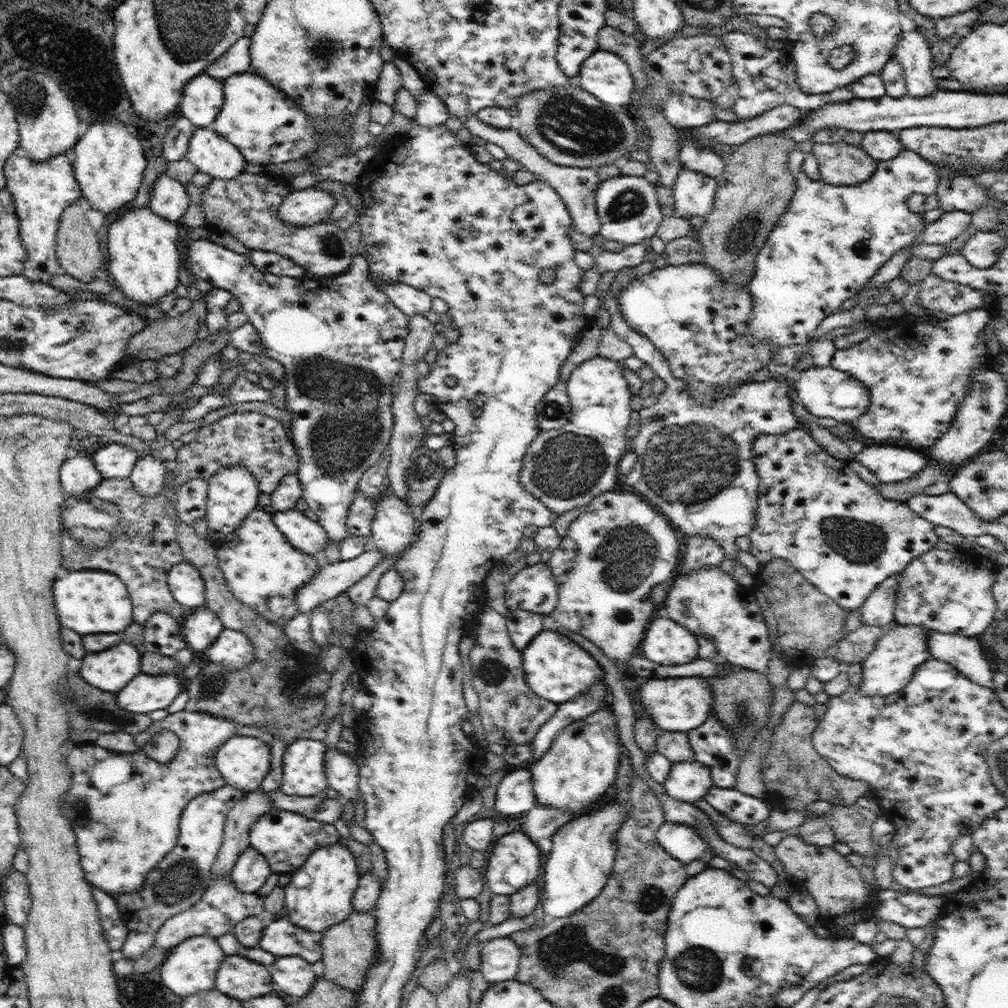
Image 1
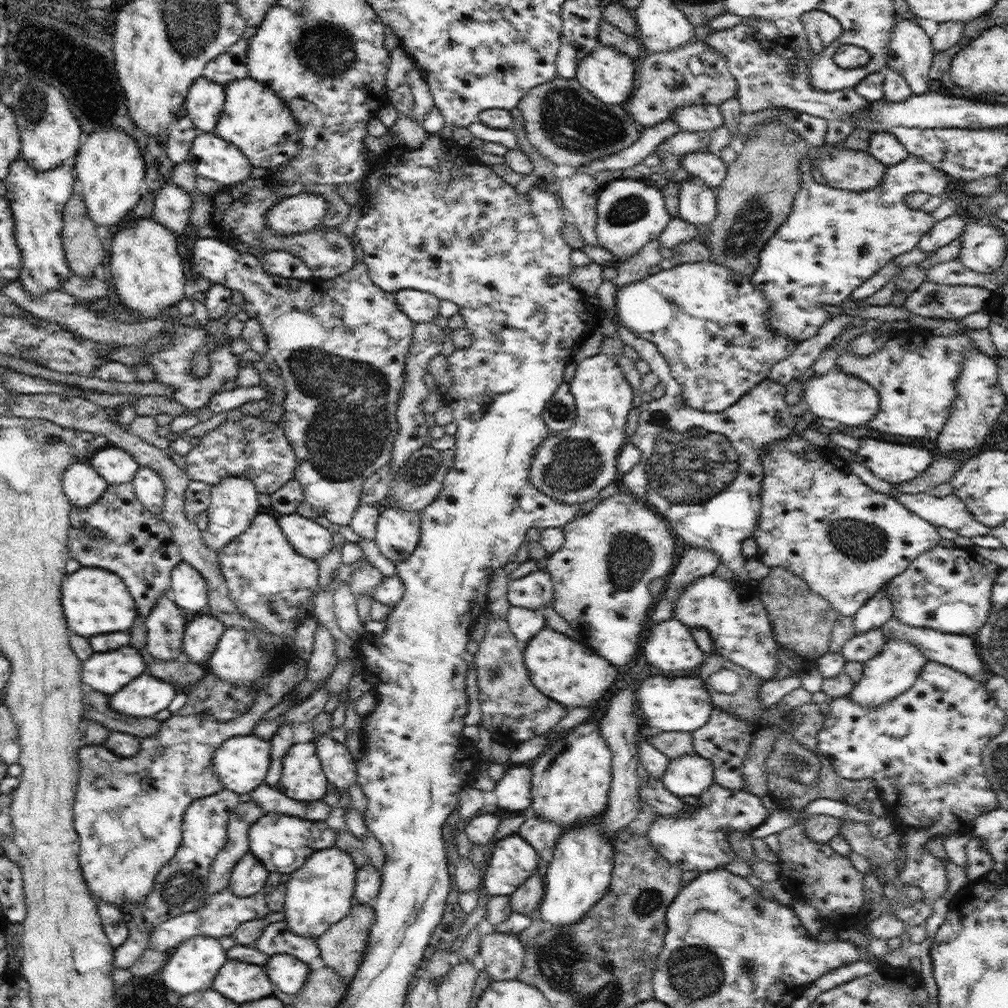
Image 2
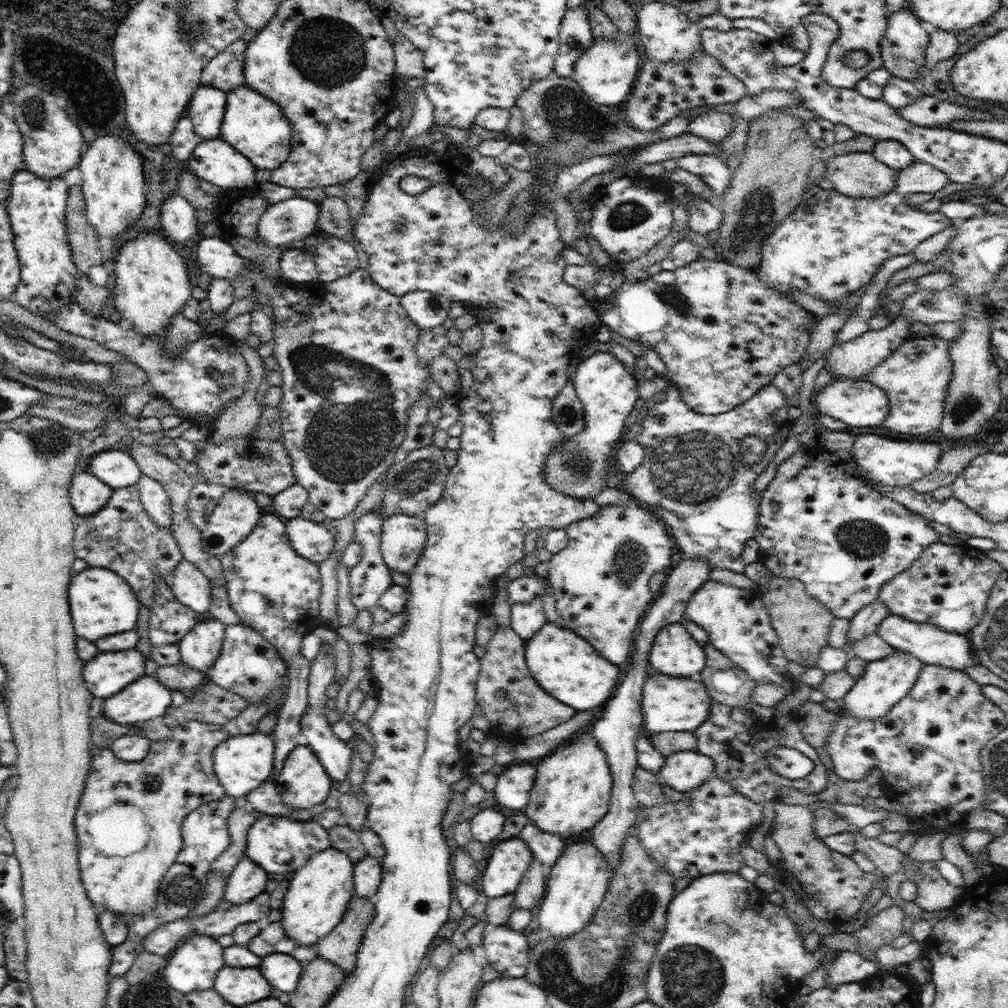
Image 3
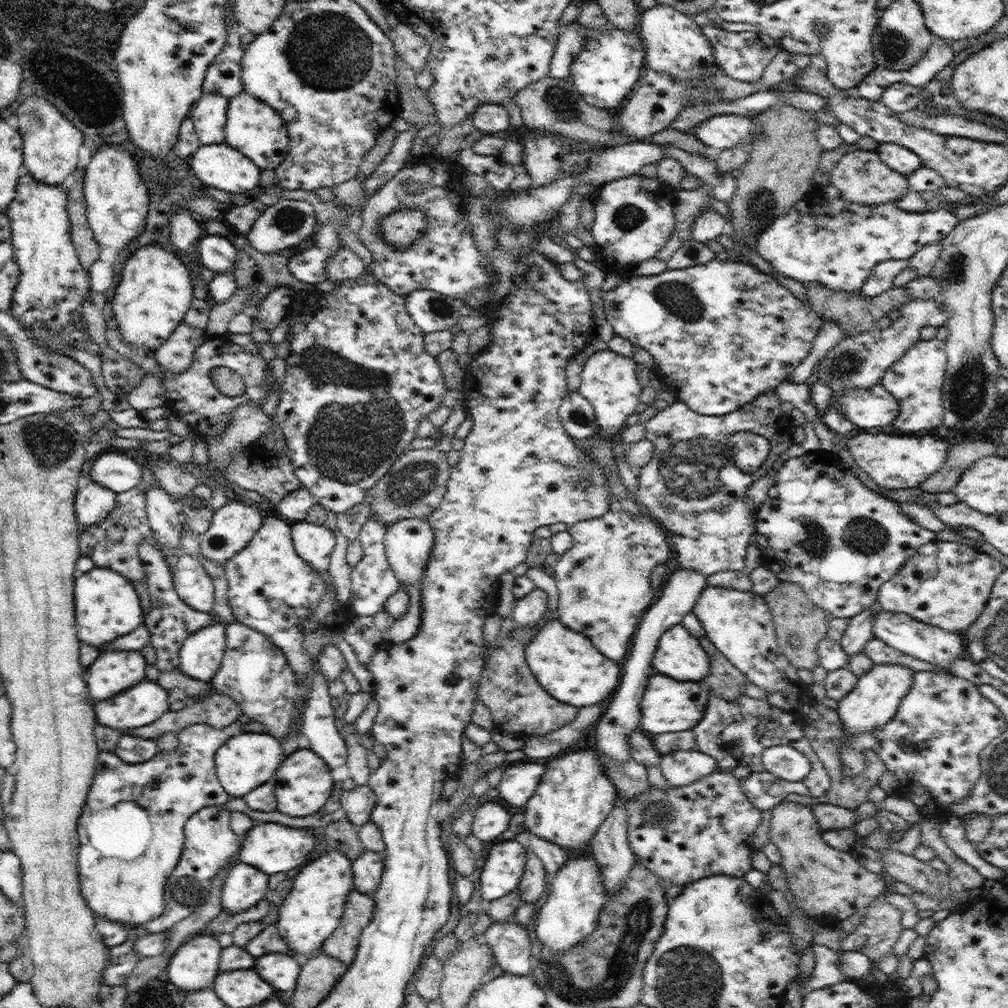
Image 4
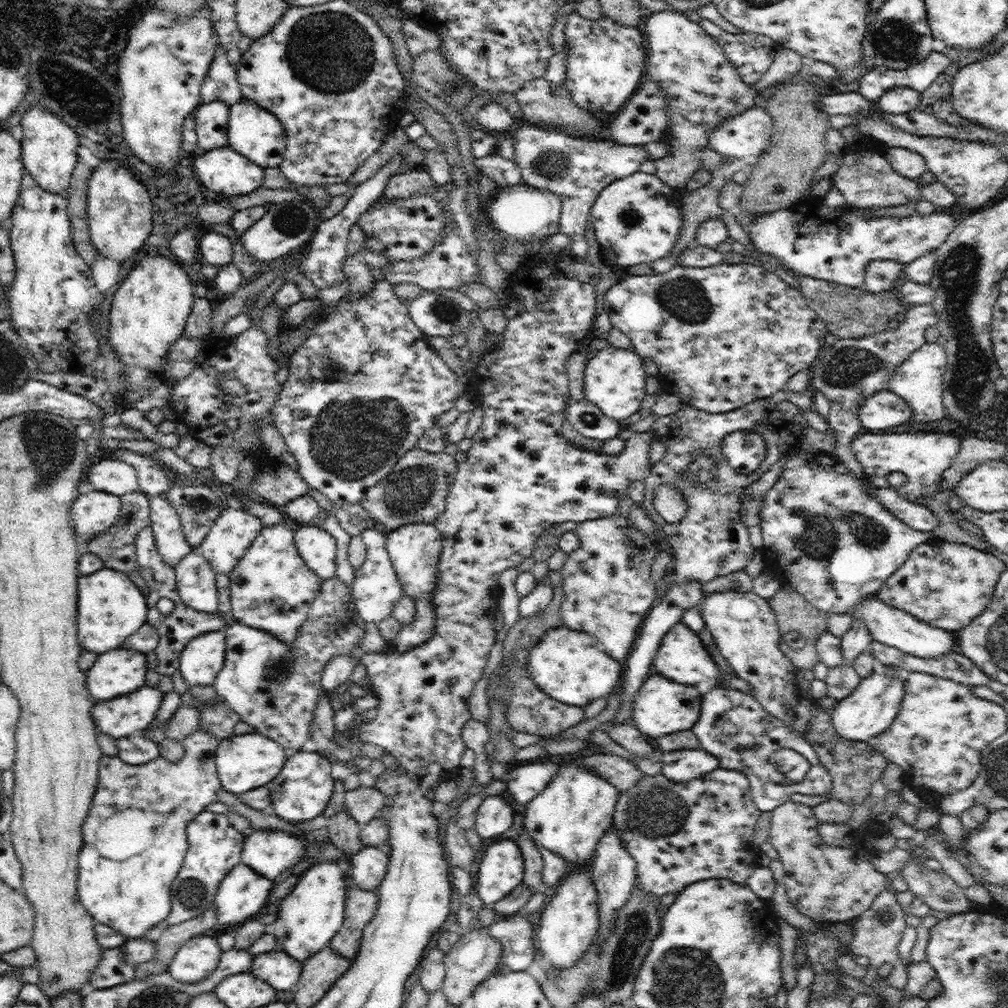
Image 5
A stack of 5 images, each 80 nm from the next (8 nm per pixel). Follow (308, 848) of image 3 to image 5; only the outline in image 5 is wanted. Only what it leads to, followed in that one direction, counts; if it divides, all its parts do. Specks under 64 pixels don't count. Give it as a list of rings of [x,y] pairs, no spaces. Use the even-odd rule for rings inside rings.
[[[254,830],[252,835],[244,839],[242,847],[241,862],[262,876],[274,881],[276,876],[284,872],[287,868],[292,868],[300,860],[304,859],[306,853],[306,843],[300,837],[294,837],[283,830]]]

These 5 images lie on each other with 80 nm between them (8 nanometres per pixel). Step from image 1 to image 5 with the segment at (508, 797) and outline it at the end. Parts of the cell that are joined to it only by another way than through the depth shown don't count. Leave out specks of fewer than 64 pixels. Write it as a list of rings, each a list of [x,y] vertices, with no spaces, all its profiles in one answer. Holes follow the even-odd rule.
[[[551,761],[528,763],[508,772],[504,782],[514,800],[525,806],[548,787],[548,783],[558,775],[558,768],[559,764]]]

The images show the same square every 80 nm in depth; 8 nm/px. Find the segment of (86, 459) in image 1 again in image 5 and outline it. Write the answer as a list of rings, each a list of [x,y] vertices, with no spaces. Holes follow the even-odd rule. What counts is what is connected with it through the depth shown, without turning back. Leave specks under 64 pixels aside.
[[[92,490],[79,494],[71,508],[72,526],[76,535],[90,540],[115,524],[122,499],[115,494]]]

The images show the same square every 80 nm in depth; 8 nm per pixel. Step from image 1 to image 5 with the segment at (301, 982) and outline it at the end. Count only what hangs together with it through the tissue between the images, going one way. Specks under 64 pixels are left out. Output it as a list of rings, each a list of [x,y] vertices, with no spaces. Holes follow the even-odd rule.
[[[284,950],[257,954],[251,964],[252,974],[256,974],[276,991],[293,990],[303,969],[303,963],[292,958]]]

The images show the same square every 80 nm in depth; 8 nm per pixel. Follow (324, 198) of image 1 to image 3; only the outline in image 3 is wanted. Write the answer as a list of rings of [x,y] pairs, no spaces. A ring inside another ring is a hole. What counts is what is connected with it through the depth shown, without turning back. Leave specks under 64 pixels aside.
[[[294,196],[269,204],[260,217],[257,233],[268,246],[288,246],[319,232],[319,208],[312,199]]]

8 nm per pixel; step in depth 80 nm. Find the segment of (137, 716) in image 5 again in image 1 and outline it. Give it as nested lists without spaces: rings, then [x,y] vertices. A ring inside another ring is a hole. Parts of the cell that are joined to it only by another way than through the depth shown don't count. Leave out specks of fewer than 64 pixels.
[[[140,672],[116,693],[116,698],[123,709],[148,714],[161,708],[167,709],[184,687],[185,682],[176,672],[158,675]]]

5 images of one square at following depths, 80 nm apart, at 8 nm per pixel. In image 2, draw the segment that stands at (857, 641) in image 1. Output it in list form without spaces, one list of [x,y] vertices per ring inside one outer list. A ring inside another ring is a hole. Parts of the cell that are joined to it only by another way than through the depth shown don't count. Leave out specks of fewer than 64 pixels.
[[[874,628],[868,632],[856,632],[844,643],[841,653],[848,661],[866,662],[883,651],[887,638],[881,628]]]

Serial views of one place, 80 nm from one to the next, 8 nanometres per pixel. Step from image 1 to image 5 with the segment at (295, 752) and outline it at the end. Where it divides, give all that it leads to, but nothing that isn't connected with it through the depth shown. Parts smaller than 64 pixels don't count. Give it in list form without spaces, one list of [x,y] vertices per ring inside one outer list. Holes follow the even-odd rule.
[[[296,751],[288,754],[286,762],[267,786],[272,806],[269,812],[291,822],[312,820],[322,815],[334,792],[335,780],[331,776],[331,763],[320,752]]]

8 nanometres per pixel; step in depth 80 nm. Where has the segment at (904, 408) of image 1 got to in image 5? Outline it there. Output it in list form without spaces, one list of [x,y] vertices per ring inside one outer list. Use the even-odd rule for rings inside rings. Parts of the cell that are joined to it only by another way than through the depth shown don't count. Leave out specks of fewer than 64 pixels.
[[[925,342],[894,371],[889,382],[889,390],[904,399],[913,410],[911,422],[905,422],[905,424],[913,426],[913,424],[920,424],[920,422],[936,422],[936,420],[941,420],[947,415],[943,397],[943,377],[946,366],[945,348],[937,343]]]

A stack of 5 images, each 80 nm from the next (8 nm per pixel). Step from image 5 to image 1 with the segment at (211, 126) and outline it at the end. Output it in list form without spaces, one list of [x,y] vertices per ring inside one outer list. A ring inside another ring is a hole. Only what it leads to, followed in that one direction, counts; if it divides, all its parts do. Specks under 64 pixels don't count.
[[[205,72],[185,84],[178,106],[180,116],[196,126],[211,127],[220,114],[223,101],[223,81]]]

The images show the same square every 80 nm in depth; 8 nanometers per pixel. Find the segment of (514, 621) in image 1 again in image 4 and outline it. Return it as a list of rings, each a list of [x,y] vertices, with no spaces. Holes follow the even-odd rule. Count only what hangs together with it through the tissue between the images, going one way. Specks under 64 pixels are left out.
[[[536,587],[529,595],[515,601],[511,618],[518,627],[531,629],[537,625],[548,609],[548,593]]]

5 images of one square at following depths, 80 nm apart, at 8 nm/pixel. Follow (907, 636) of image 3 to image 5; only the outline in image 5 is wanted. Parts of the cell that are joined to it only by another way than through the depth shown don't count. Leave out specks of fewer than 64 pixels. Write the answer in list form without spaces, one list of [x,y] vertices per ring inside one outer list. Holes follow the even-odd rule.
[[[878,596],[860,601],[852,613],[855,618],[859,618],[866,624],[873,640],[897,648],[912,656],[940,658],[943,657],[943,654],[952,652],[952,648],[954,648],[955,632],[930,626],[930,624],[918,620],[913,614],[886,604]]]

